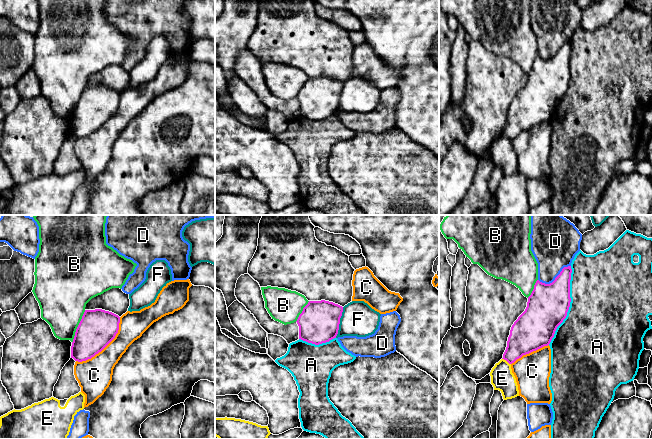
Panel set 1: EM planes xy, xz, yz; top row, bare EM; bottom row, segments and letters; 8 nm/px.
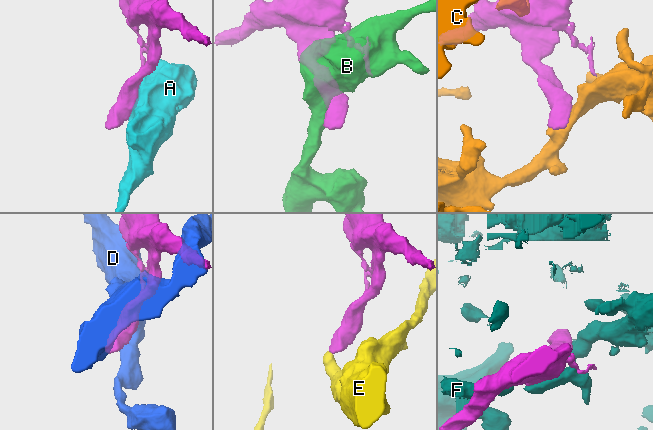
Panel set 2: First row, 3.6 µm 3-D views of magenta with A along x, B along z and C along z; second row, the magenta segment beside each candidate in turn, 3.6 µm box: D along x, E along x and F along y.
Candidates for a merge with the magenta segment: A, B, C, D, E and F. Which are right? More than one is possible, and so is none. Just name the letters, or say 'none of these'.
none of these

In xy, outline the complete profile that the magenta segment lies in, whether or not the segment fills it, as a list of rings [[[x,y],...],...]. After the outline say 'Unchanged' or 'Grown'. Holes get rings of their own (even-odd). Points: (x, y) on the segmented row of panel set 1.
[[[102,309],[85,310],[71,346],[71,358],[82,362],[101,352],[116,336],[120,317]]]. Unchanged

